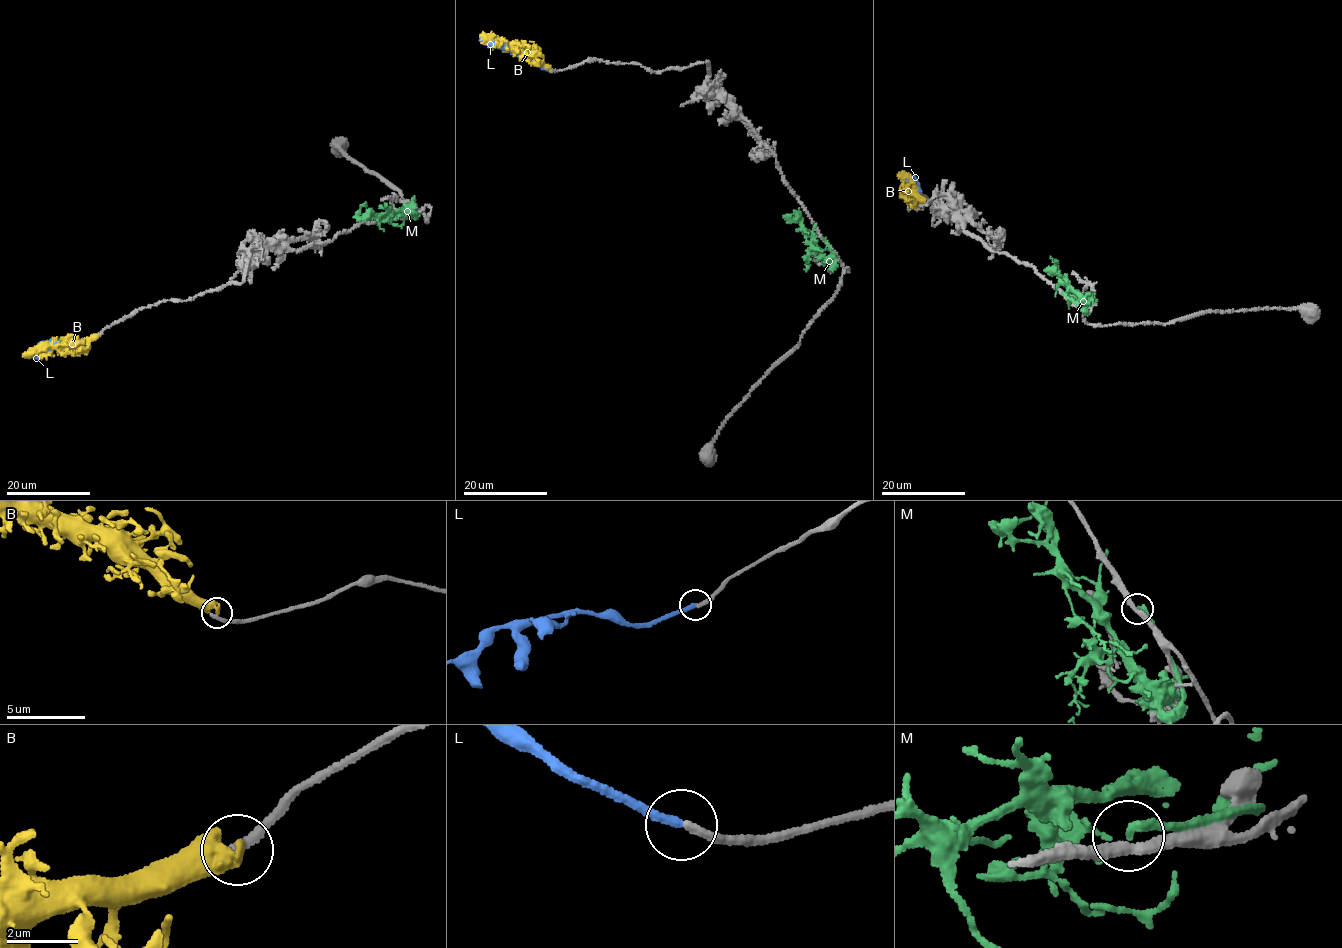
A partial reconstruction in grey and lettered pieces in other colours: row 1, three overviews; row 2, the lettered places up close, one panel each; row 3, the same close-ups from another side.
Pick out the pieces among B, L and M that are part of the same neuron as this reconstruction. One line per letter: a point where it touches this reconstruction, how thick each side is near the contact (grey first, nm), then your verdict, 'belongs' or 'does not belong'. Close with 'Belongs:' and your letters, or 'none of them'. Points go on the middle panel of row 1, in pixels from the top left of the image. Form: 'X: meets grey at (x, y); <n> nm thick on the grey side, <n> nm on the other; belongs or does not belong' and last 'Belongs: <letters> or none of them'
B: meets grey at (549, 69); 300 nm thick on the grey side, 400 nm on the other; does not belong
L: meets grey at (547, 69); 260 nm thick on the grey side, 280 nm on the other; belongs
M: meets grey at (823, 239); 320 nm thick on the grey side, 240 nm on the other; does not belong
Belongs: L

